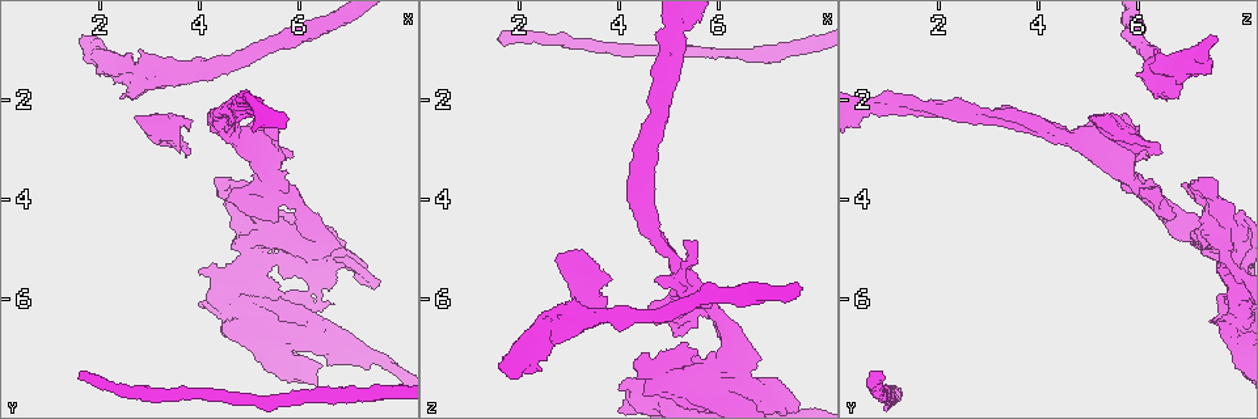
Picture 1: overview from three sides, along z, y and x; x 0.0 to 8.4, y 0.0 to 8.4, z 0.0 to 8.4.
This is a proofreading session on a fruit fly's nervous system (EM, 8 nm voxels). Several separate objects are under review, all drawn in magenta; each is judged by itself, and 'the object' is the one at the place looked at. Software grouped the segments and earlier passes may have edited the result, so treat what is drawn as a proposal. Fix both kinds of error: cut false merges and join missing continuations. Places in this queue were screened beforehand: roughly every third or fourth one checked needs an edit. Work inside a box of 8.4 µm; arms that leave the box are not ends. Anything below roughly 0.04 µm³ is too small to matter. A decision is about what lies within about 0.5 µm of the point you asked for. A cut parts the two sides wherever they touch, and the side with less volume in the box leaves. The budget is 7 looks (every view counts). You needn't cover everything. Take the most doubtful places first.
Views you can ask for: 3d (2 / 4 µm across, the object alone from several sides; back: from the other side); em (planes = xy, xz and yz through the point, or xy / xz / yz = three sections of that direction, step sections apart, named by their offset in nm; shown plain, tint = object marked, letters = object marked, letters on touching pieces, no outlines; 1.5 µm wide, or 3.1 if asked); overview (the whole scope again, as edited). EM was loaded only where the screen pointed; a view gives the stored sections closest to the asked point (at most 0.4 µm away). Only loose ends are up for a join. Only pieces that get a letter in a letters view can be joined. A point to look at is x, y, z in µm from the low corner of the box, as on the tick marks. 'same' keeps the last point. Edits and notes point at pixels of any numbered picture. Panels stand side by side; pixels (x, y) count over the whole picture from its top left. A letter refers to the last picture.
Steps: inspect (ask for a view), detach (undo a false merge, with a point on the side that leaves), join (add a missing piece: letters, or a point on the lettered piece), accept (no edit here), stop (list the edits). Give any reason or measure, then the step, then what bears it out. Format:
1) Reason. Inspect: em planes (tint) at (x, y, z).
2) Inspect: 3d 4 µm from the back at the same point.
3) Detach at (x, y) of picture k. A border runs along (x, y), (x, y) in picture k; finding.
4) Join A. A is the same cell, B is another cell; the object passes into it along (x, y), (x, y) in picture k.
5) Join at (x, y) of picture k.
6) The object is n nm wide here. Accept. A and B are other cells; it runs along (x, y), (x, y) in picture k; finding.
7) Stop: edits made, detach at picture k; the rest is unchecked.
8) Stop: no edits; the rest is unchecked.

Branch stops here. Inspect: em planes (plain) at (1.55, 7.50, 0.90).

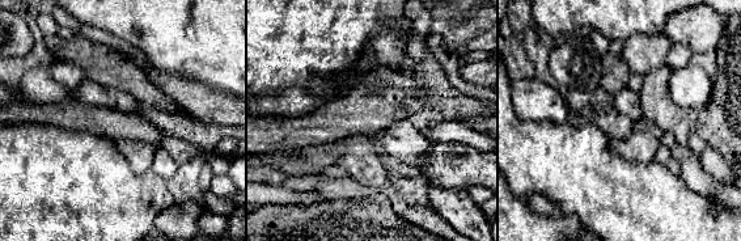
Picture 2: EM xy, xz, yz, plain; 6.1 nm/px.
See the neighbours. Inspect: em planes (letters) at the same point.

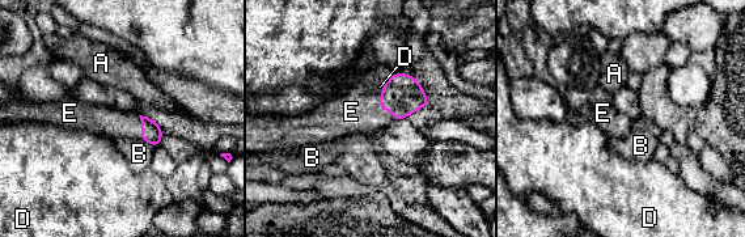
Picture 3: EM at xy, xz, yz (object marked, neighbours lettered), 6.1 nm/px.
The longest contact is with E, 200 nm. Join E. E is the same cell, A, B and D are other cells; it goes on there.

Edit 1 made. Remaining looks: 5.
Inspect: em planes (letters) at (5.50, 4.75, 7.95).

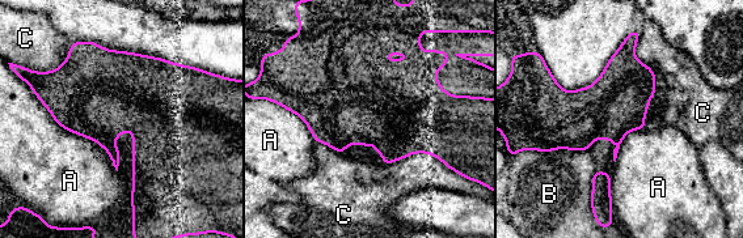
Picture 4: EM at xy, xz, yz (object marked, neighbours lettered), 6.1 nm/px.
Accept. A, B and C are other cells; a border runs along (32, 89), (117, 171) in picture 4; one neuron here.

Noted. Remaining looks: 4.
Thick end. Inspect: em planes (letters) at (2.60, 1.95, 6.80).

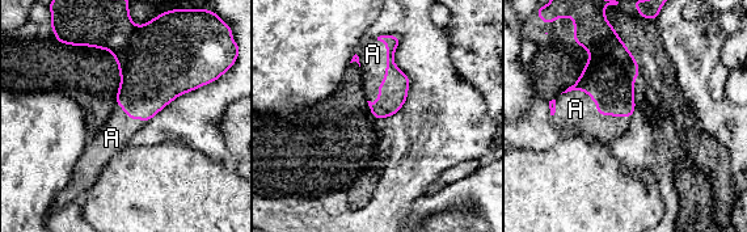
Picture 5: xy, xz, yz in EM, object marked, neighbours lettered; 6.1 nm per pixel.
Join A. A is the same cell; the object passes into it along (393, 91), (387, 70), (372, 54) in picture 5; the neuron continues.

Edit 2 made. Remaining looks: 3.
Stop: edits made, join at picture 3, join at picture 5; the rest is unchecked.

